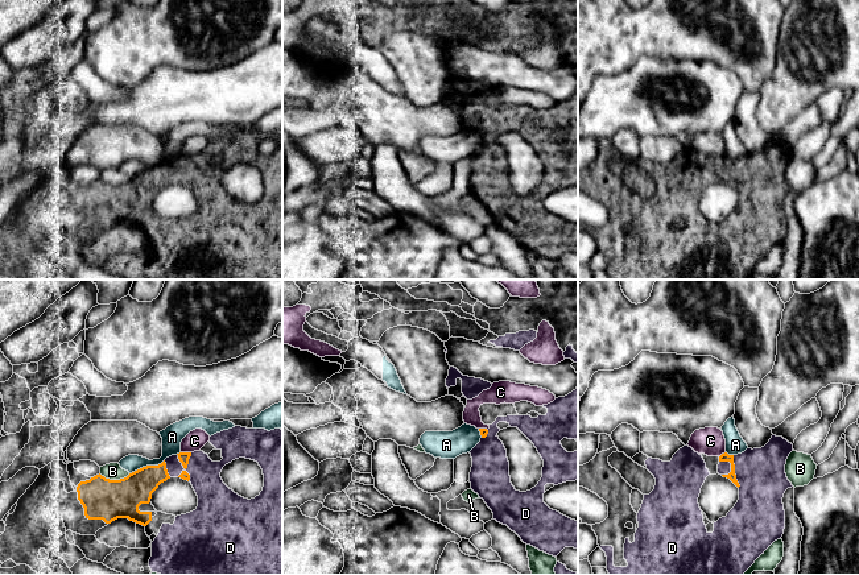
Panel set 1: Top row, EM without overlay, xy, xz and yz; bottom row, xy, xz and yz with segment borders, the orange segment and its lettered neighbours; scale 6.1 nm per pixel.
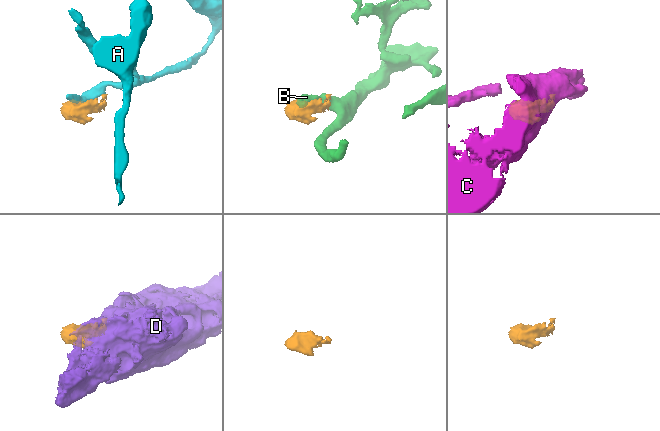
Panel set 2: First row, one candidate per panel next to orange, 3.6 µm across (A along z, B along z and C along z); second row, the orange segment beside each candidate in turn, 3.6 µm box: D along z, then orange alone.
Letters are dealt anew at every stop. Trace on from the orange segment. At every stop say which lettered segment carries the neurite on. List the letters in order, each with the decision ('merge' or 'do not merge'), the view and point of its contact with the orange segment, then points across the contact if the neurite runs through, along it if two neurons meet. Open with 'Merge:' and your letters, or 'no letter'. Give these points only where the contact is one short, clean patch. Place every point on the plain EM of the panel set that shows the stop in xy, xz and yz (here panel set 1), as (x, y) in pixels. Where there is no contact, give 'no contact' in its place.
Merge: D
A: do not merge; meets orange in xy at (147, 170); border along xy (164, 164), (157, 169), (147, 169), (129, 178)
B: do not merge; meets orange in xy at (115, 185); border along xy (99, 178), (110, 183), (123, 183), (129, 178)
C: do not merge; meets orange in xy at (186, 157); border along xy (181, 156), (190, 157)
D: merge; meets orange in yz at (734, 173)

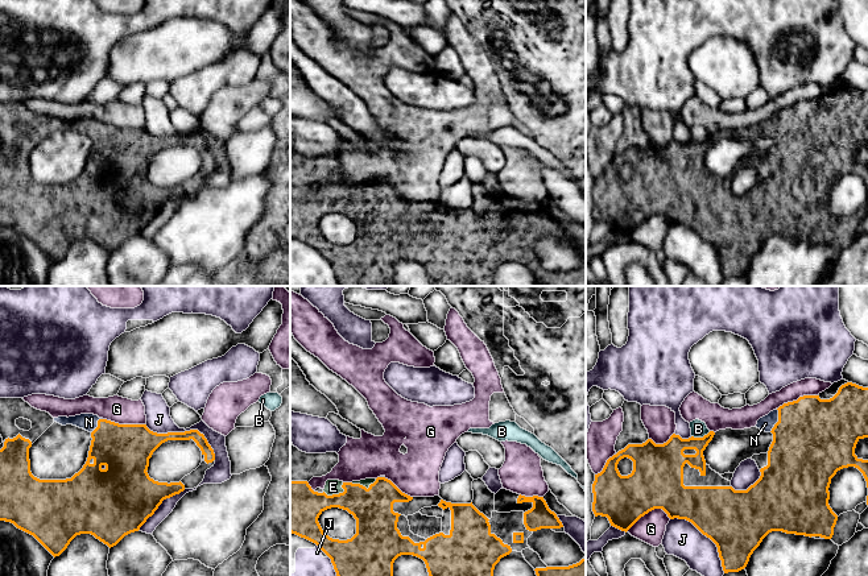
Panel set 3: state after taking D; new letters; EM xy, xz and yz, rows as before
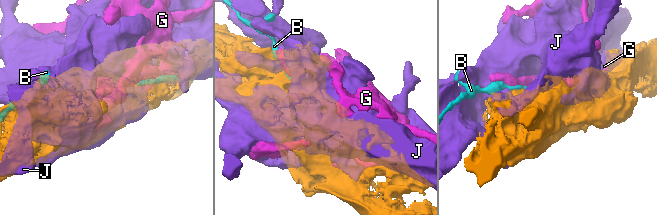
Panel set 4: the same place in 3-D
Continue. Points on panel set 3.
Merge: E, N
B: do not merge; meets orange in yz at (701, 143)
E: merge; meets orange in xz at (337, 199)
G: do not merge; meets orange in yz at (648, 216)
J: do not merge; meets orange in xy at (186, 136)
N: merge; meets orange in yz at (778, 125)

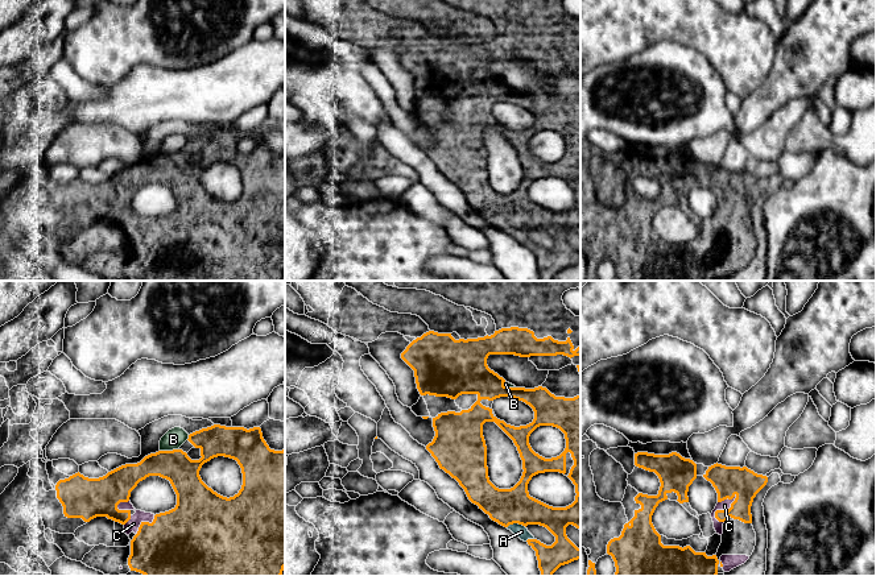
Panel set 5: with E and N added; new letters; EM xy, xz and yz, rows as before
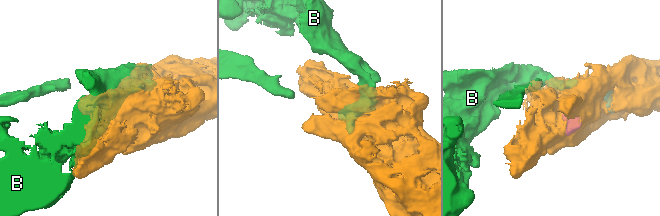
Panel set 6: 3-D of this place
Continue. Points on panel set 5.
Merge: A, C
A: merge; meets orange in xz at (516, 227); runs through xz (507, 211), (516, 220), (516, 227), (521, 236)
B: do not merge; meets orange in xy at (168, 156)
C: merge; meets orange in yz at (723, 215)

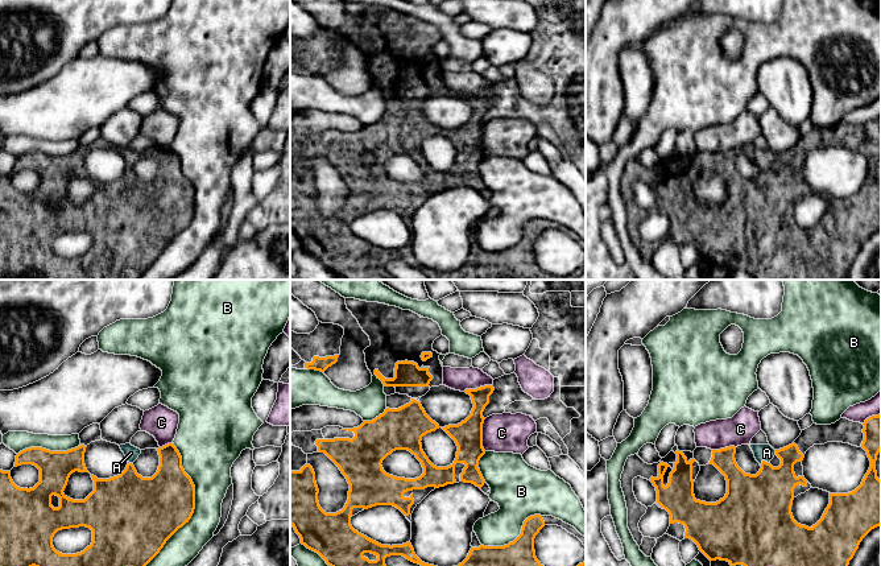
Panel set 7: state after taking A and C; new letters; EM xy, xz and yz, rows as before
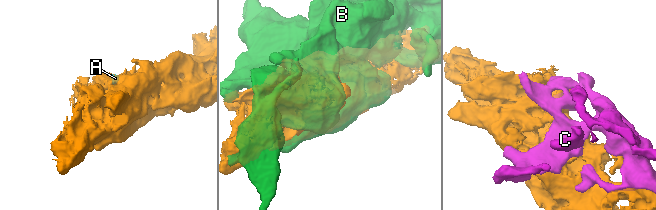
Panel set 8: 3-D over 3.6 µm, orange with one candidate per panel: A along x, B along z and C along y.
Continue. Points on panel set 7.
Merge: A
A: merge; meets orange in yz at (764, 165); runs through yz (762, 206), (765, 197), (764, 165), (766, 157)
B: do not merge; meets orange in xy at (194, 213)
C: do not merge; meets orange in xz at (482, 139)

